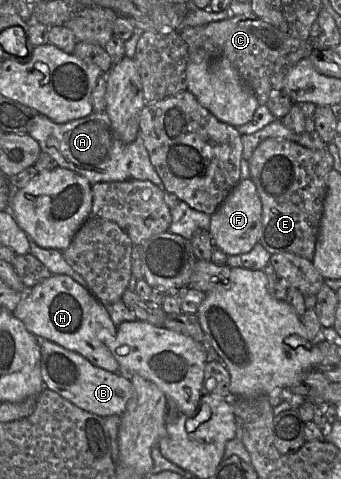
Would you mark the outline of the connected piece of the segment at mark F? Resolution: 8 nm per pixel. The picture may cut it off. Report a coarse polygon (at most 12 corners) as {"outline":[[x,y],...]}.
{"outline":[[241,180],[211,215],[209,232],[227,255],[259,243],[262,202]]}

